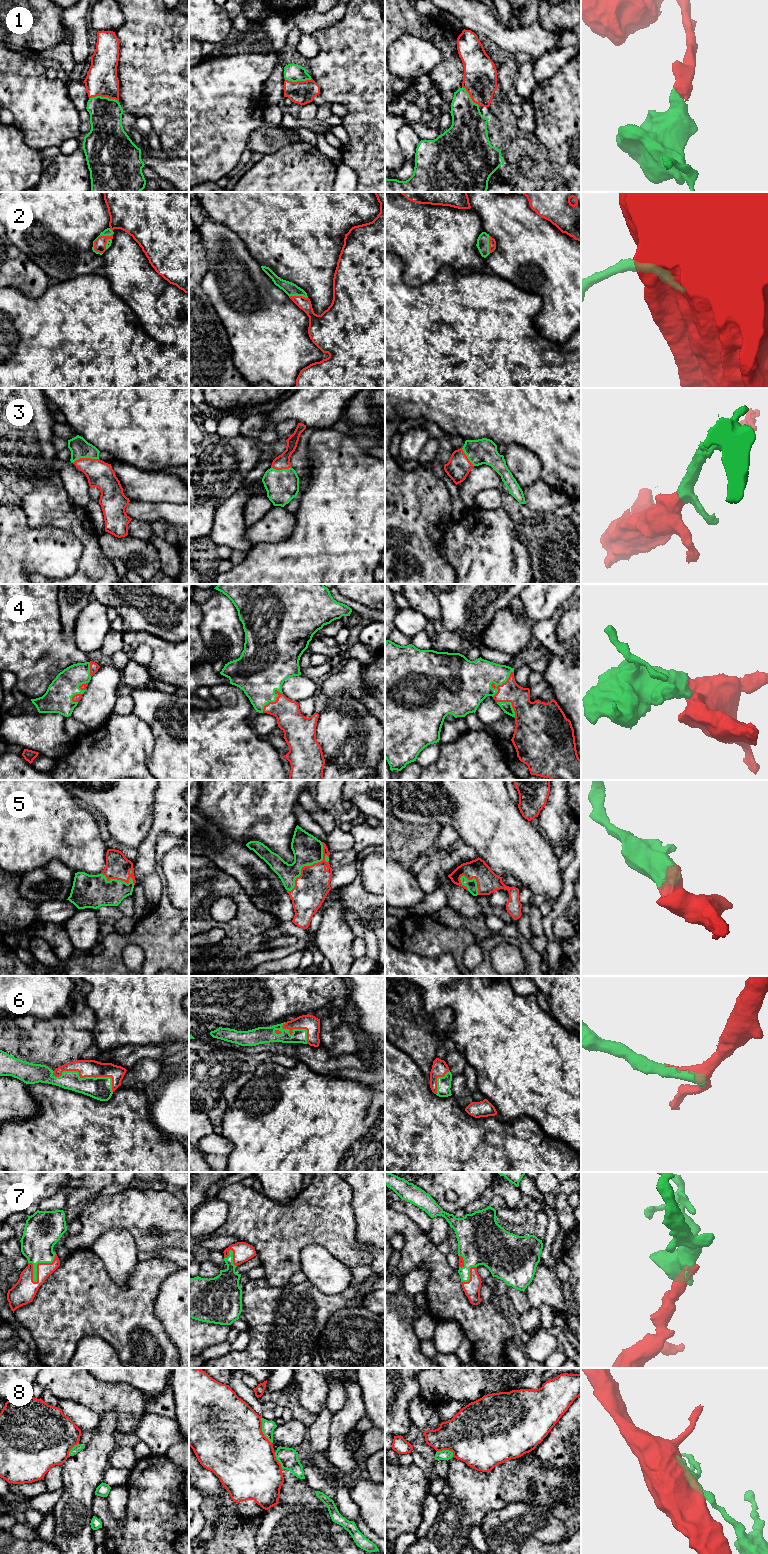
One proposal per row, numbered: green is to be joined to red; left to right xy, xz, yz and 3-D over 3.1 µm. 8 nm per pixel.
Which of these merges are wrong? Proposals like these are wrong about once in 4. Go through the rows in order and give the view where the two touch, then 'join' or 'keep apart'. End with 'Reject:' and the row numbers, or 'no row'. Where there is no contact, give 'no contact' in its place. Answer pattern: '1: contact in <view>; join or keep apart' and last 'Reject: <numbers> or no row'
1: contact in xy; join
2: contact in xy; join
3: contact in xy; join
4: contact in yz; join
5: contact in xz; join
6: contact in xy; join
7: contact in xy; join
8: contact in xz; keep apart
Reject: 8

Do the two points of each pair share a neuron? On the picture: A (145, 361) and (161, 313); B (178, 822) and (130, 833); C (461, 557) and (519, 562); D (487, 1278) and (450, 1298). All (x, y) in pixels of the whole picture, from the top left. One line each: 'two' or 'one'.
A: two
B: two
C: one
D: two

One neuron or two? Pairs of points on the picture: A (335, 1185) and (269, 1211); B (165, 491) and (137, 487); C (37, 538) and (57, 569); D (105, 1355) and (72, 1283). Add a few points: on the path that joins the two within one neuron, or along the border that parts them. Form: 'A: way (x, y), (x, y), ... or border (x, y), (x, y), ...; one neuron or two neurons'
A: way (319, 1201), (309, 1211), (285, 1211); one neuron
B: way (158, 487), (144, 487); one neuron
C: way (41, 546), (56, 561); one neuron
D: border (76, 1345), (86, 1336), (98, 1335), (115, 1350); two neurons

